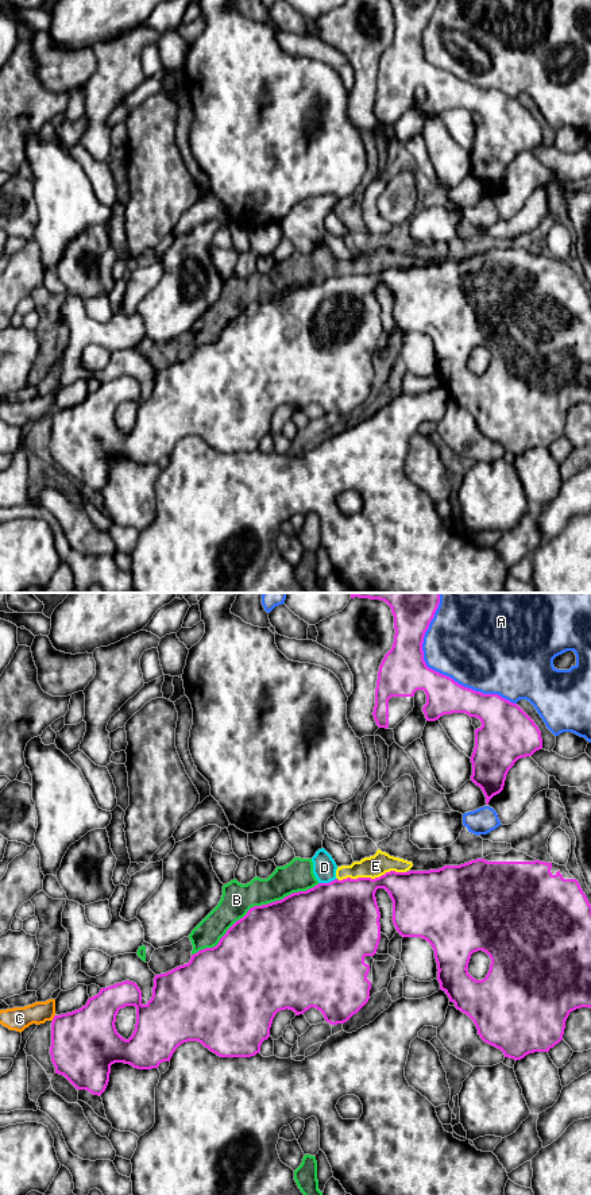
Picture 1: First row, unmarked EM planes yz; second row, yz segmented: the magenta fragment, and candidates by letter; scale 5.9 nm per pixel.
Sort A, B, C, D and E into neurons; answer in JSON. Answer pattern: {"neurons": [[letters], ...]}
{"neurons": [["A"], ["B", "D", "E"], ["C"]]}

